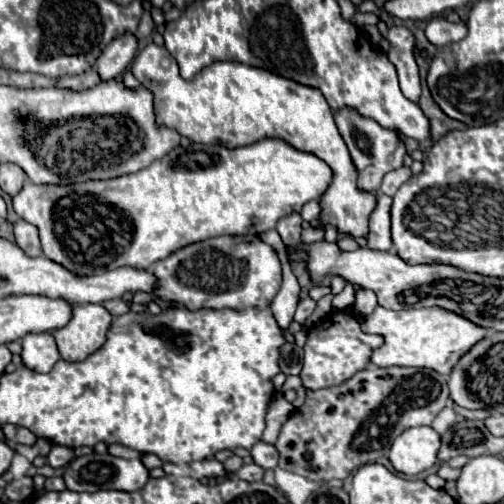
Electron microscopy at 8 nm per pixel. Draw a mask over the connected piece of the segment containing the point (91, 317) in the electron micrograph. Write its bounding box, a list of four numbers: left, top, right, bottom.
[51,303,113,361]

